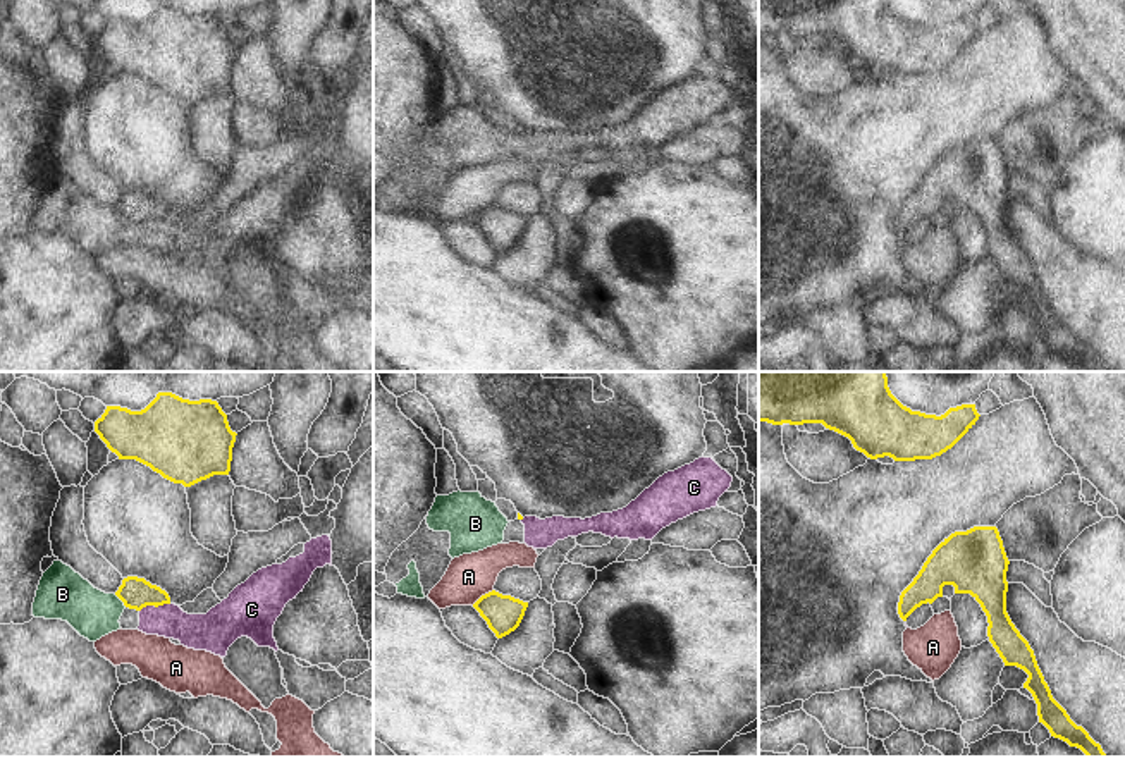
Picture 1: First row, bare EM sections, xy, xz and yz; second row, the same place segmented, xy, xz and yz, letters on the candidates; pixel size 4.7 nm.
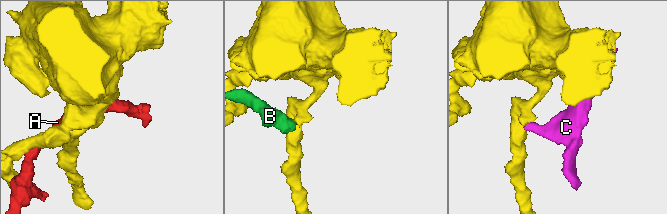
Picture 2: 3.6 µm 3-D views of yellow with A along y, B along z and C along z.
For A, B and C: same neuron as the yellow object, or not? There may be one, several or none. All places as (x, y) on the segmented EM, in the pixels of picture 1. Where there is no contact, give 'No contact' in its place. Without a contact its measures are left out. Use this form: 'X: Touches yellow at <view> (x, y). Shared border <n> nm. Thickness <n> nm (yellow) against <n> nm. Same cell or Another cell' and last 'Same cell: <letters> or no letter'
A: Touches yellow at xz (482, 596). Shared border 130 nm. Thickness 180 nm (yellow) against 220 nm. Another cell
B: Touches yellow at xy (121, 599). Shared border 90 nm. Thickness 150 nm (yellow) against 220 nm. Another cell
C: Touches yellow at xy (153, 604). Shared border 150 nm. Thickness 150 nm (yellow) against 170 nm. Another cell
Same cell: no letter

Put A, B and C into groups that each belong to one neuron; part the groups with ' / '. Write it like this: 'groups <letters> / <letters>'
groups A / B C

